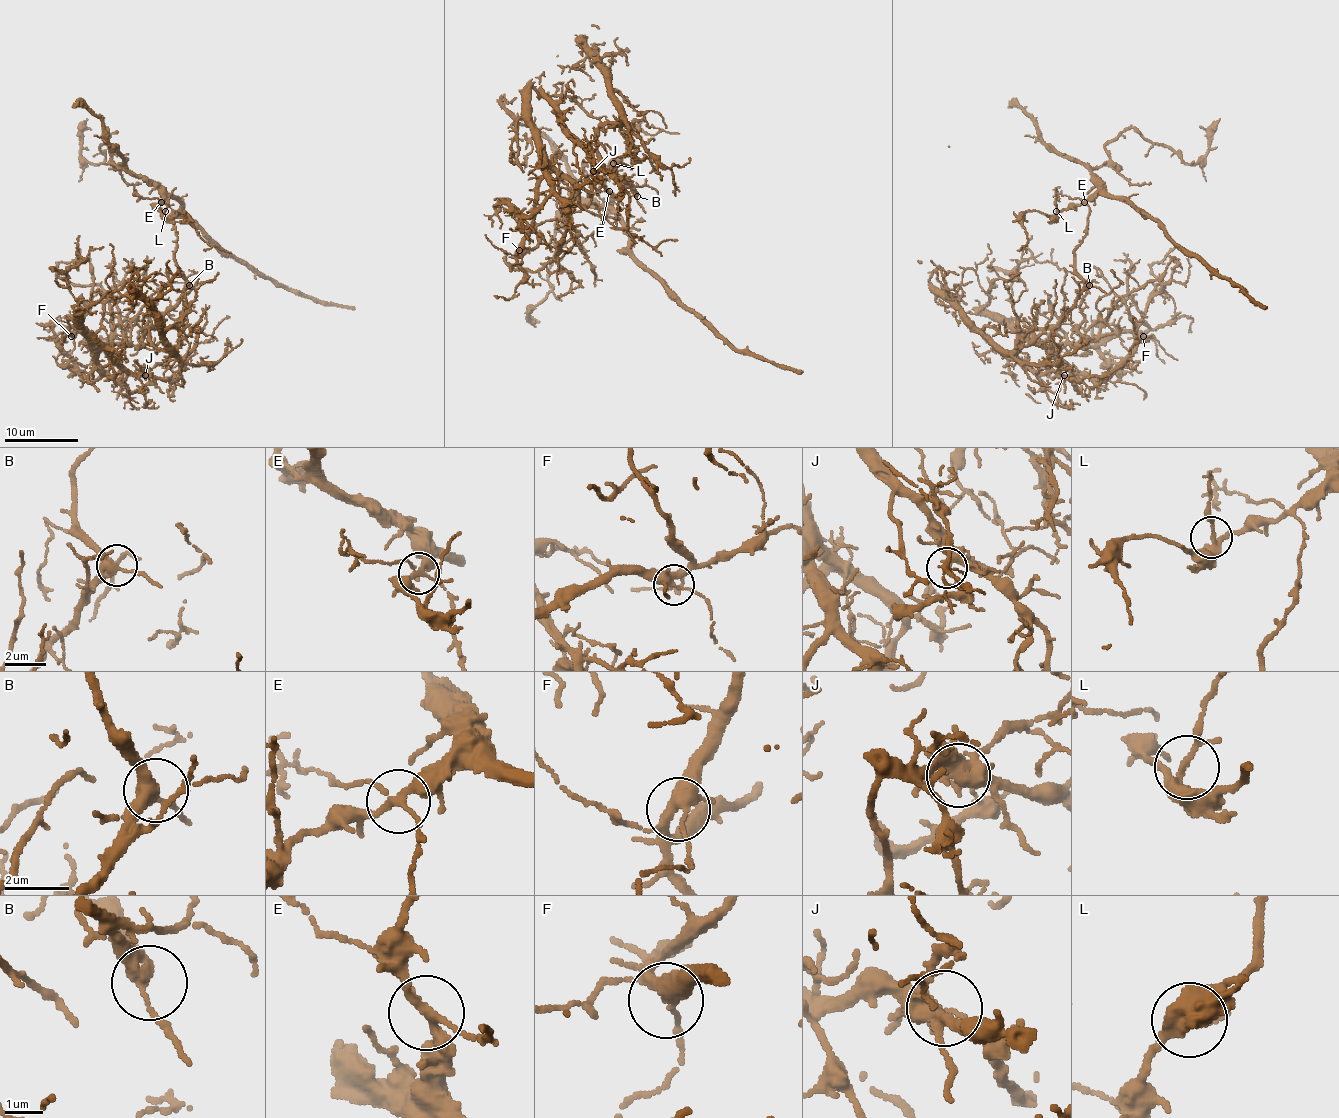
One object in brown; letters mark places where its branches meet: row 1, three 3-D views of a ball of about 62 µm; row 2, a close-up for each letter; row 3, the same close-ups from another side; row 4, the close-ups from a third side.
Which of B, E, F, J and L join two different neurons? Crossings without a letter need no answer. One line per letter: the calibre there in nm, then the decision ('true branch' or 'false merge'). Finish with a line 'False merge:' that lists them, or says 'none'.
B: 280 nm | true branch
E: 220 nm | false merge
F: 360 nm | true branch
J: 320 nm | true branch
L: 260 nm | true branch
False merge: E

